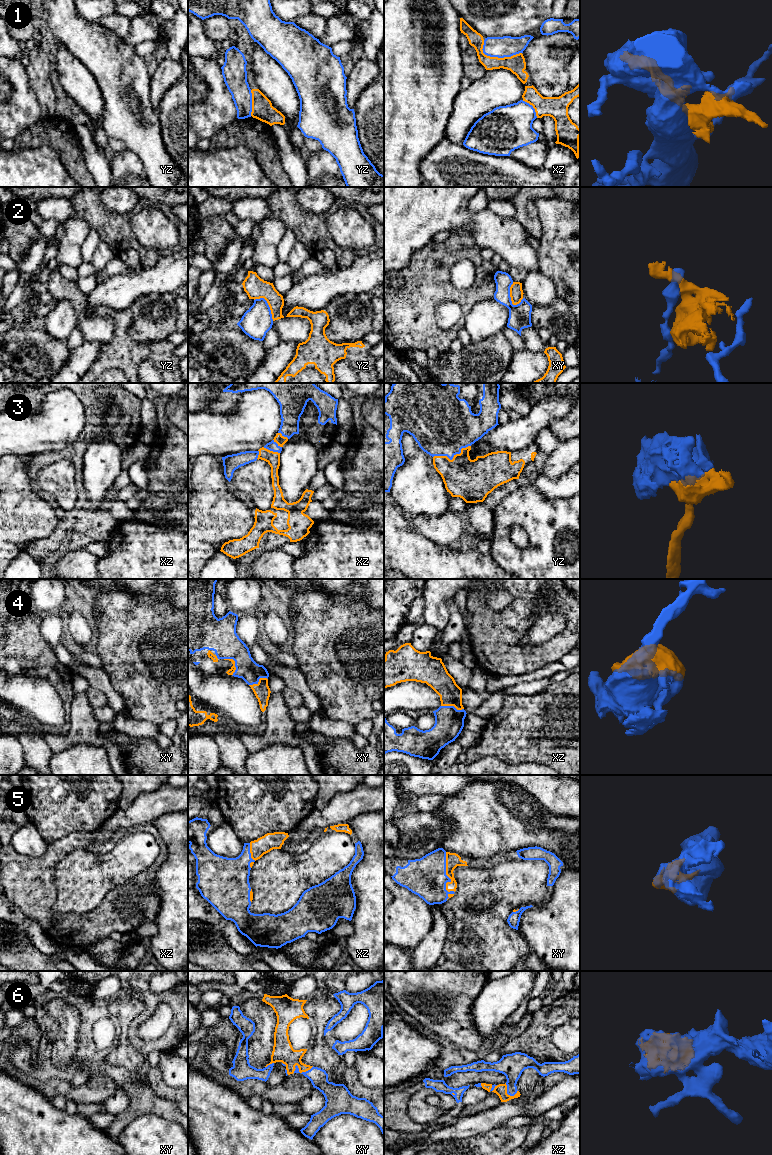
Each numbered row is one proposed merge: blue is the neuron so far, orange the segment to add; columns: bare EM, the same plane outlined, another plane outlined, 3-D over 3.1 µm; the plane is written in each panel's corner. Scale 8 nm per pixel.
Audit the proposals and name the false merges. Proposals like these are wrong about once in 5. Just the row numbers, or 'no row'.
1, 2

